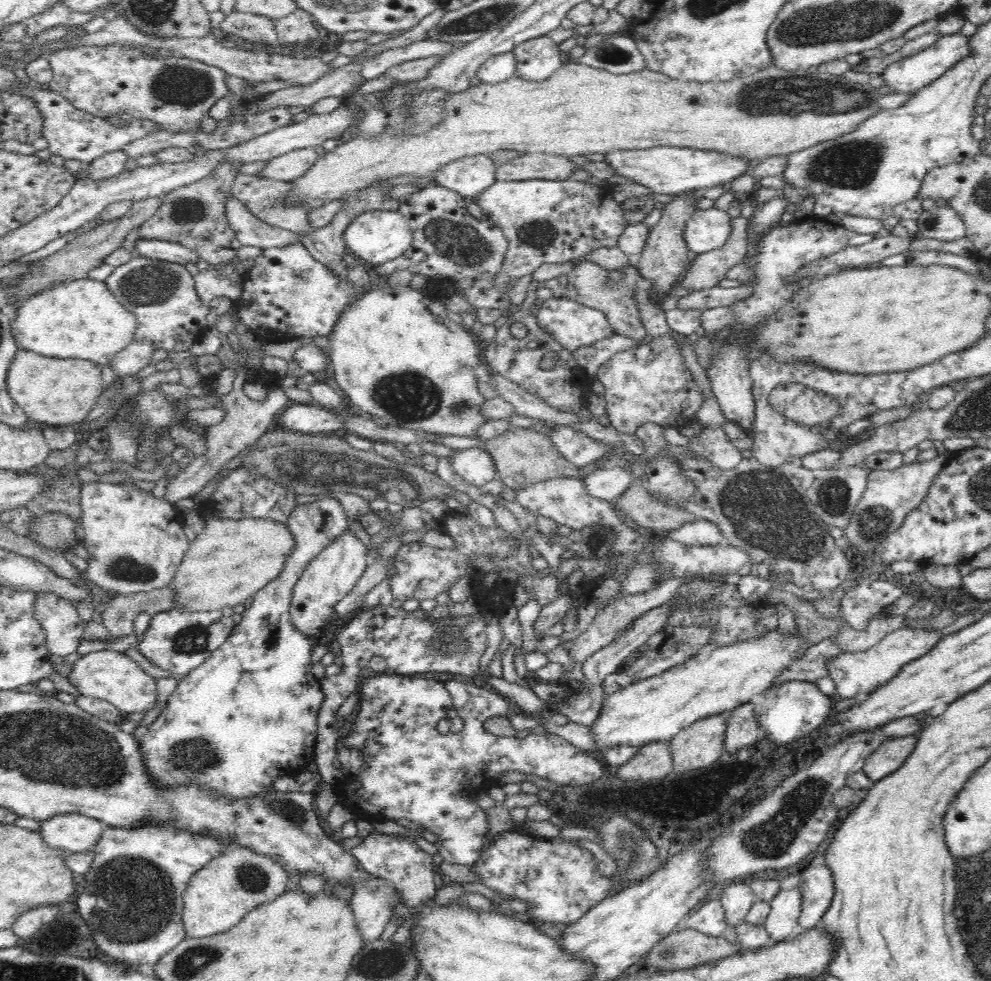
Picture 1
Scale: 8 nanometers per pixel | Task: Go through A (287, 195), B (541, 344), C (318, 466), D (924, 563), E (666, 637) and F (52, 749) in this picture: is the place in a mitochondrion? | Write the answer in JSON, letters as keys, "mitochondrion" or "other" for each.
{"A":"other","B":"other","C":"mitochondrion","D":"other","E":"other","F":"mitochondrion"}

